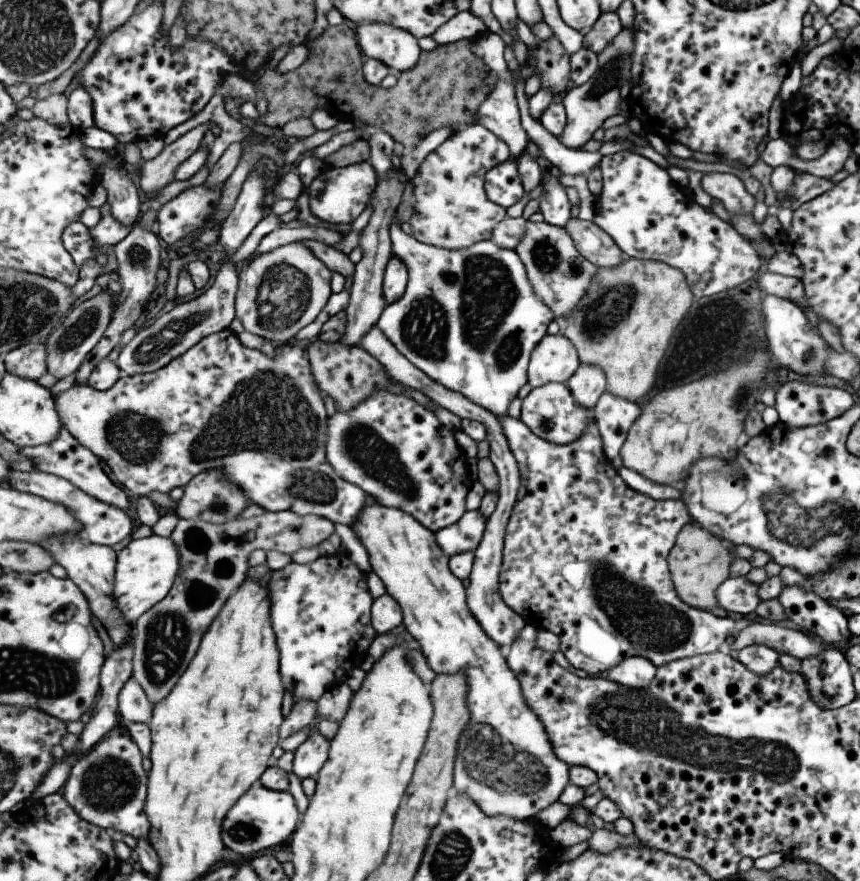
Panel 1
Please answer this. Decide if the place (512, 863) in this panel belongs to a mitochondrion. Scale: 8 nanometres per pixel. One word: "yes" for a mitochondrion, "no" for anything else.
no

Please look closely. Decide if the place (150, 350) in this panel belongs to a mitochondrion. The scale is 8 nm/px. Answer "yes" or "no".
yes

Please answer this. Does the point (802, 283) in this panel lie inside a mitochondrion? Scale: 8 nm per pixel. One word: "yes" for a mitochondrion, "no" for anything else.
no

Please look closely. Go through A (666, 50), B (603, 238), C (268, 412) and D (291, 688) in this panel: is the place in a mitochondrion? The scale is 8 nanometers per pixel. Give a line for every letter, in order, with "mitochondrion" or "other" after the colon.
A: other
B: other
C: mitochondrion
D: other

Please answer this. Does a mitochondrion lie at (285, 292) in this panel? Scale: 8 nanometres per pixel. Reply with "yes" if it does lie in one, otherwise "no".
yes

